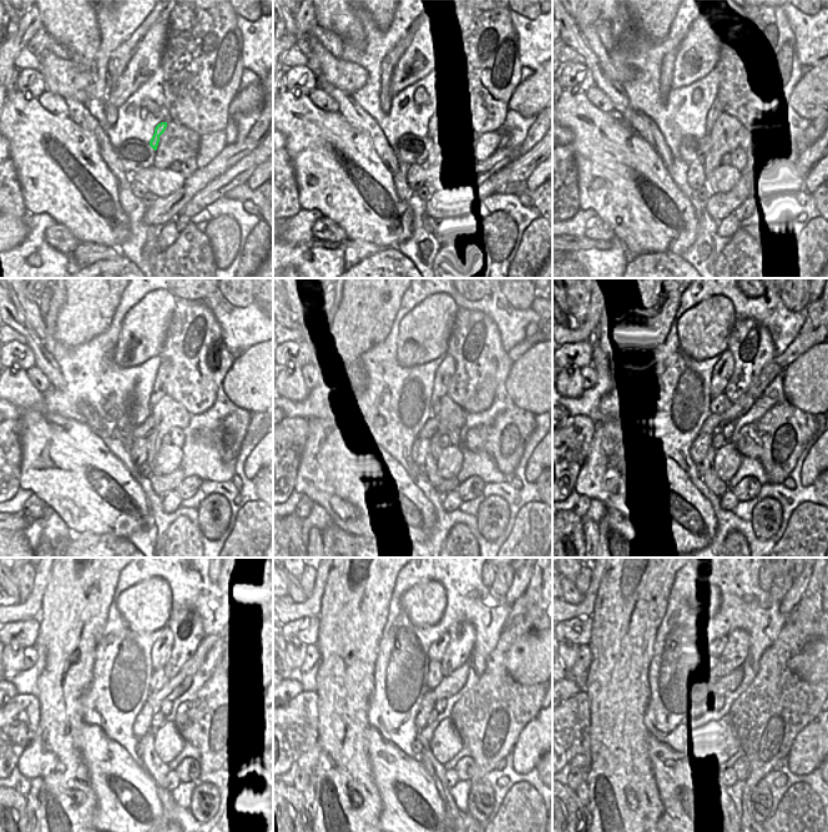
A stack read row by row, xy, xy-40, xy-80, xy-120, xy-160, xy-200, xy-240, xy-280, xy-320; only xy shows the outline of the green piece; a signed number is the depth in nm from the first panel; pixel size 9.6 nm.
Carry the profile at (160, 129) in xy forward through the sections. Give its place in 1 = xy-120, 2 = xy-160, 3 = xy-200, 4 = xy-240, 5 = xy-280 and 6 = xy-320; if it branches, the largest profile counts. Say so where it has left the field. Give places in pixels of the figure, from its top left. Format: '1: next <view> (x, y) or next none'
1: next xy-120 (158, 386)
2: next xy-160 (445, 371)
3: next xy-200 (722, 371)
4: next xy-240 (162, 648)
5: next xy-280 (438, 648)
6: next xy-320 (717, 646)

